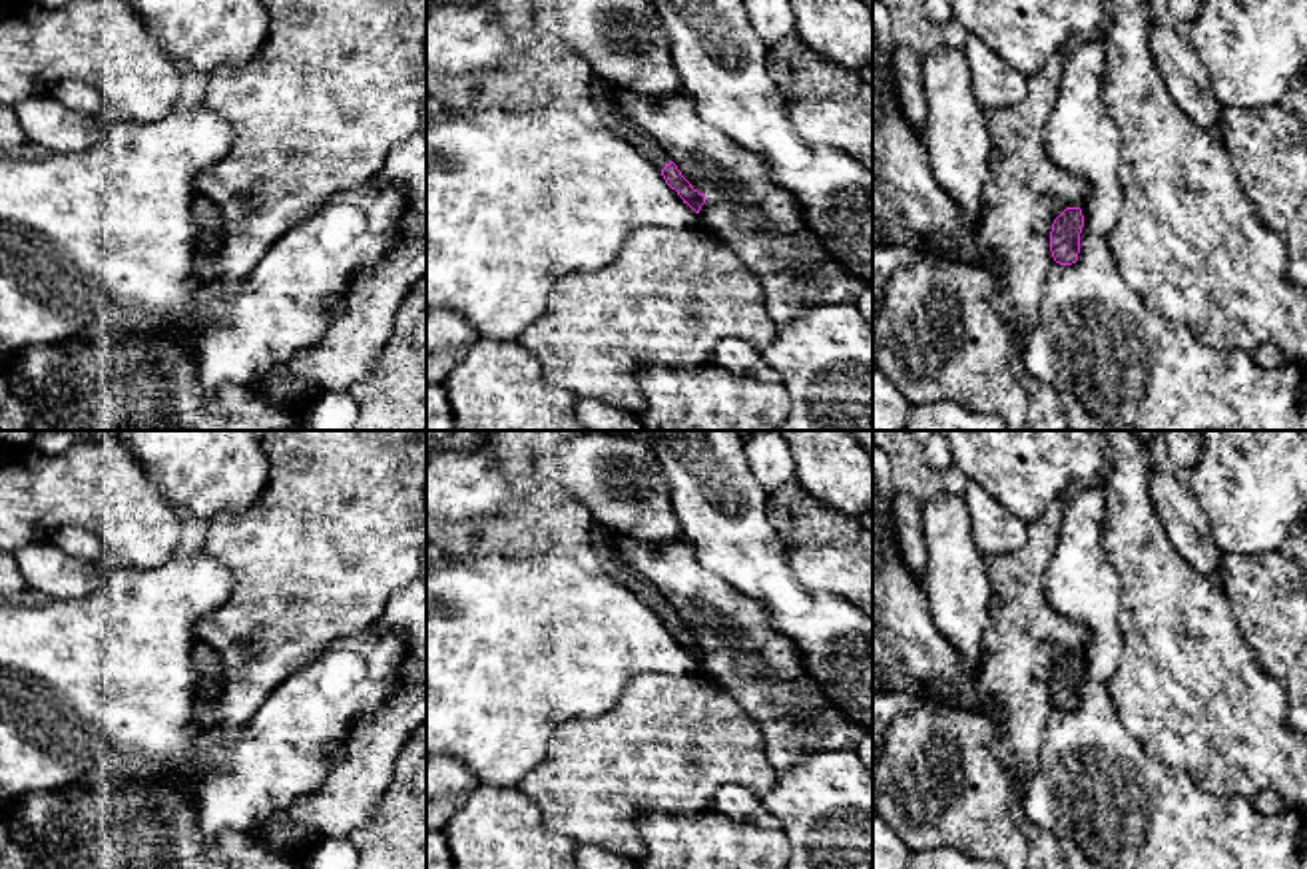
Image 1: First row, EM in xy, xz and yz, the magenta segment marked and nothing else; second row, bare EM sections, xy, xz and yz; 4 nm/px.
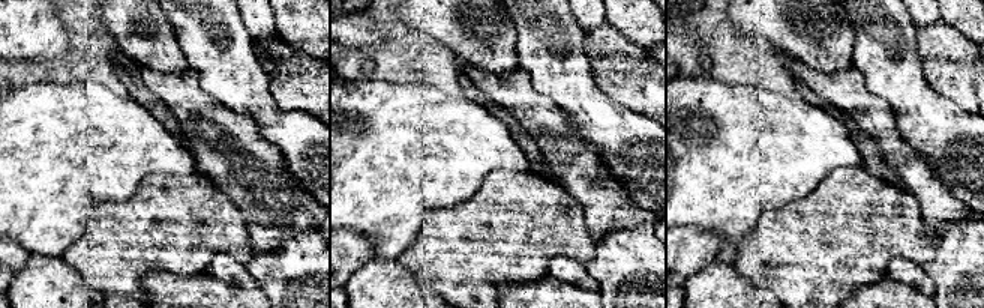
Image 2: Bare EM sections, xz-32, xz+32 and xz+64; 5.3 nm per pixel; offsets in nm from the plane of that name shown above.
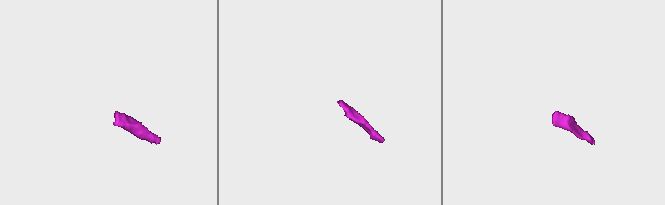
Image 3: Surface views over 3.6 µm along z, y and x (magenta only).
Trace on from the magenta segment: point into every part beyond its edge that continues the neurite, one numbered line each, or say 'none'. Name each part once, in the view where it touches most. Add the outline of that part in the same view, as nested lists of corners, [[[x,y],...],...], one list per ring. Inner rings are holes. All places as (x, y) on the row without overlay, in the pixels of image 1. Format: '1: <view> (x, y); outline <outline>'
1: xz (604, 541); outline [[[600,522],[592,524],[594,554],[604,574],[630,588],[659,618],[671,608],[665,596],[644,576],[640,576],[620,554],[616,546],[618,534]]]

